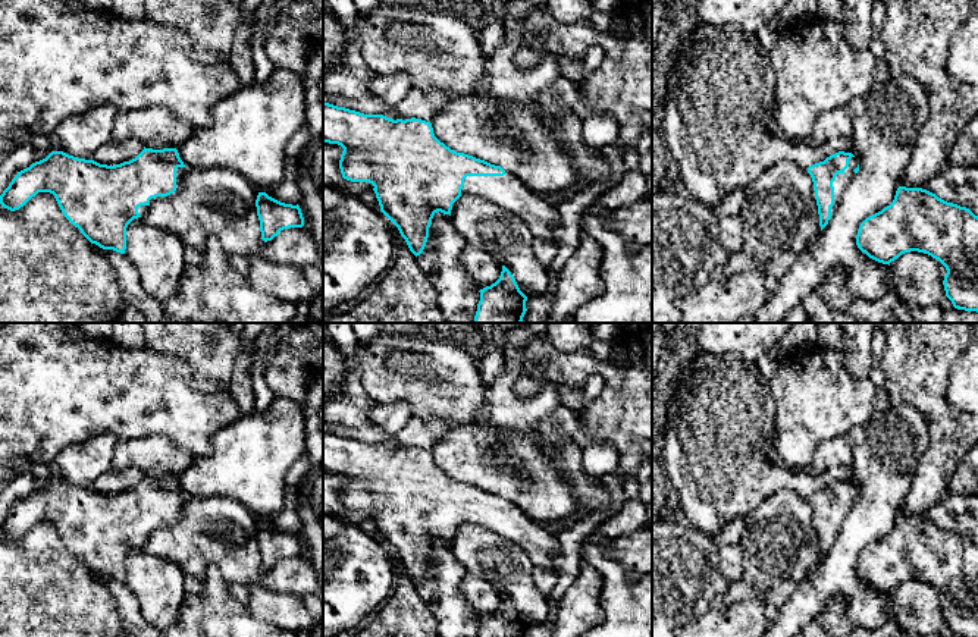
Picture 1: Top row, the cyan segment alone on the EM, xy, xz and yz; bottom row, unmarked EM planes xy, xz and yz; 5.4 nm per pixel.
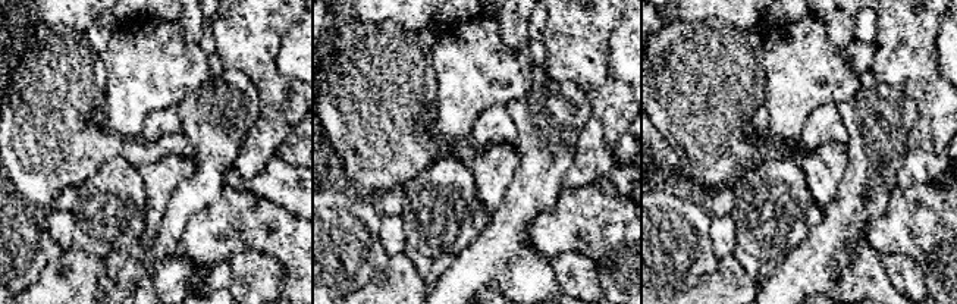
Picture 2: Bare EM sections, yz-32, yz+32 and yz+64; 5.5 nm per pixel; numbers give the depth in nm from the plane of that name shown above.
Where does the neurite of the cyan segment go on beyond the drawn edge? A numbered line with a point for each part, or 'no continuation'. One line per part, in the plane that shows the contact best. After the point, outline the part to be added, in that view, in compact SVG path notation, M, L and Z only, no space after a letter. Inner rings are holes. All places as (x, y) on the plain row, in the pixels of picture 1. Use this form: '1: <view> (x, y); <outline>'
1: yz (842, 510); M855 484L849 489L849 496L844 499L844 502L838 502L836 505L836 509L833 511L834 515L834 534L831 536L831 543L834 542L844 518L852 511L853 505L856 503L853 499L858 496L859 487Z

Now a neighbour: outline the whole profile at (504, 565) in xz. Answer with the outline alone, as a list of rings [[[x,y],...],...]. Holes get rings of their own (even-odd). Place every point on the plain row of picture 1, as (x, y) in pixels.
[[[463,523],[452,533],[451,550],[467,574],[505,594],[527,627],[549,619],[546,597],[533,584],[535,565],[521,547],[480,524]]]

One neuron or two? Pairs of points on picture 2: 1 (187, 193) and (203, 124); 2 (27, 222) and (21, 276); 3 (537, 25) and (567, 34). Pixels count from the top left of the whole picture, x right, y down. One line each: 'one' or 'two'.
1: one
2: one
3: two

